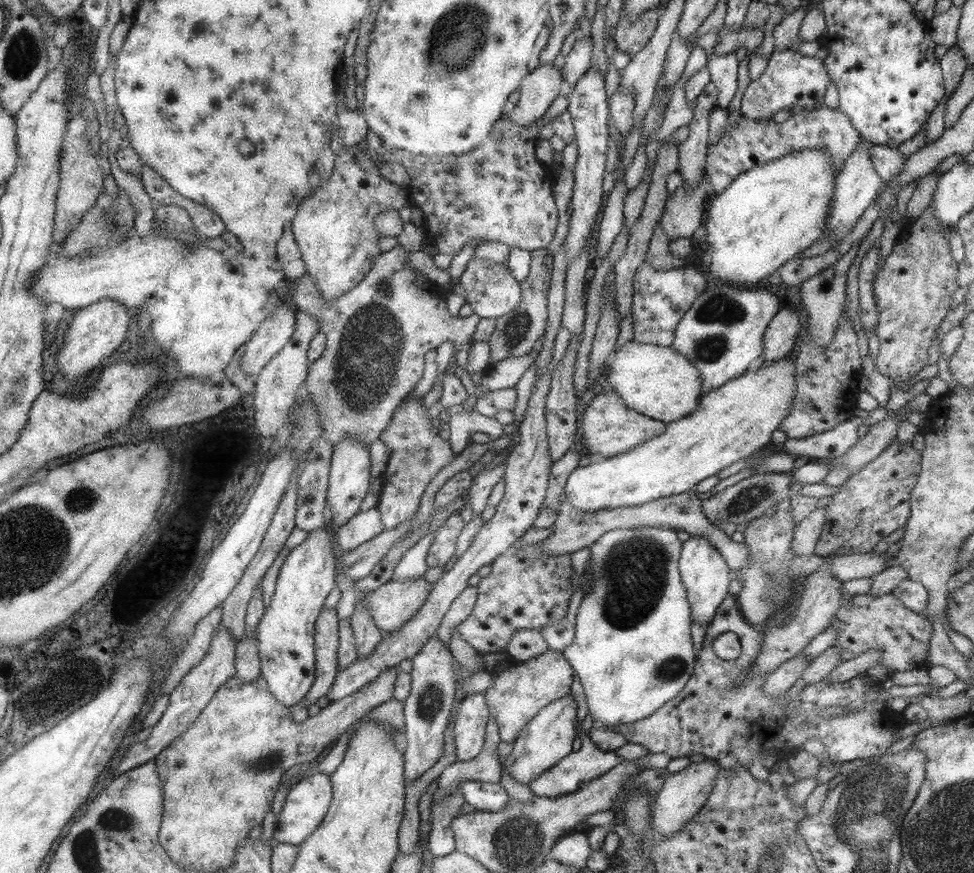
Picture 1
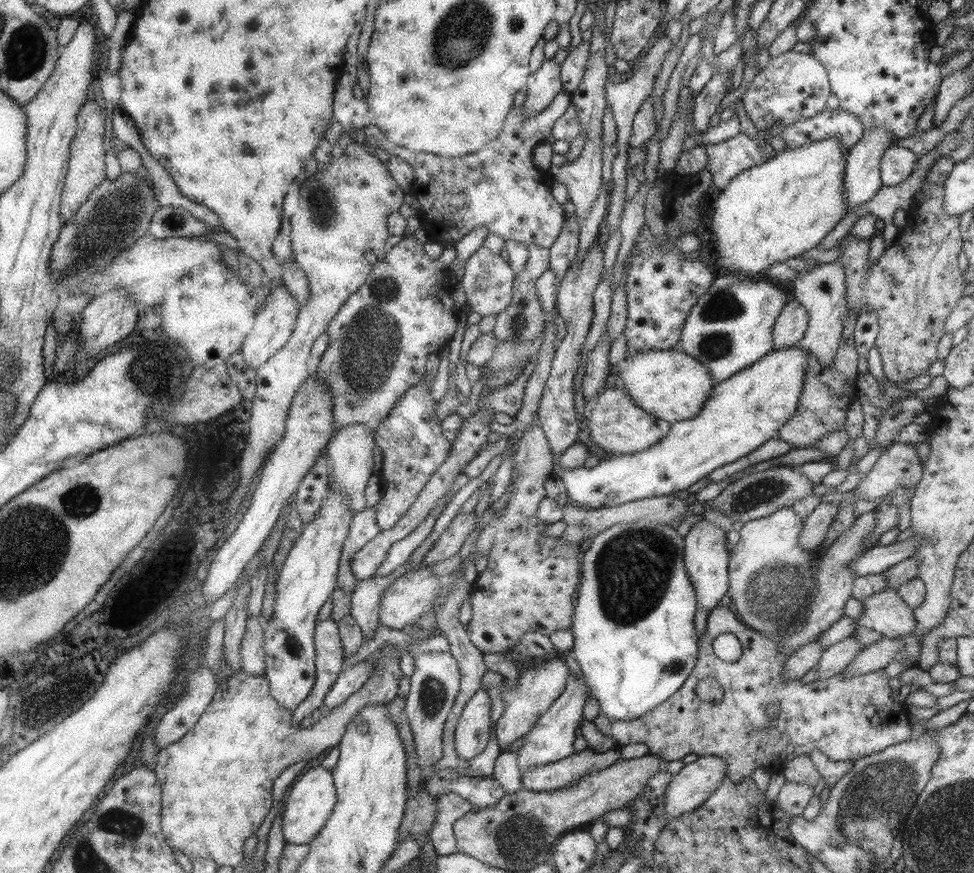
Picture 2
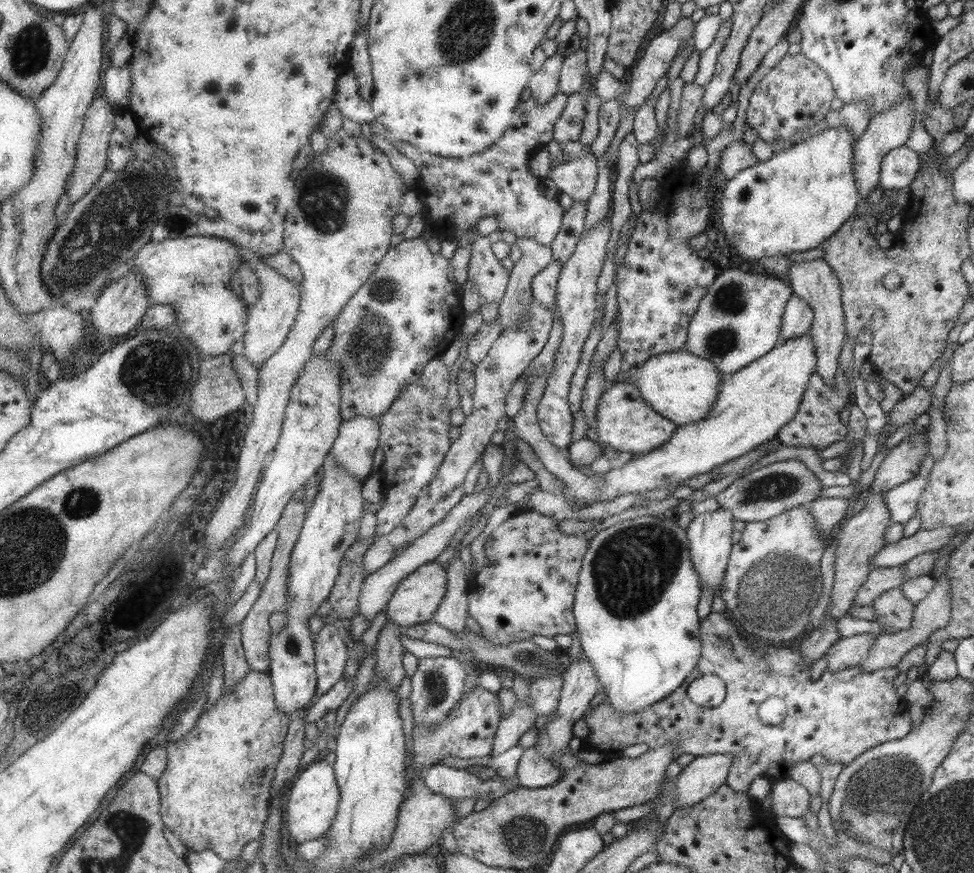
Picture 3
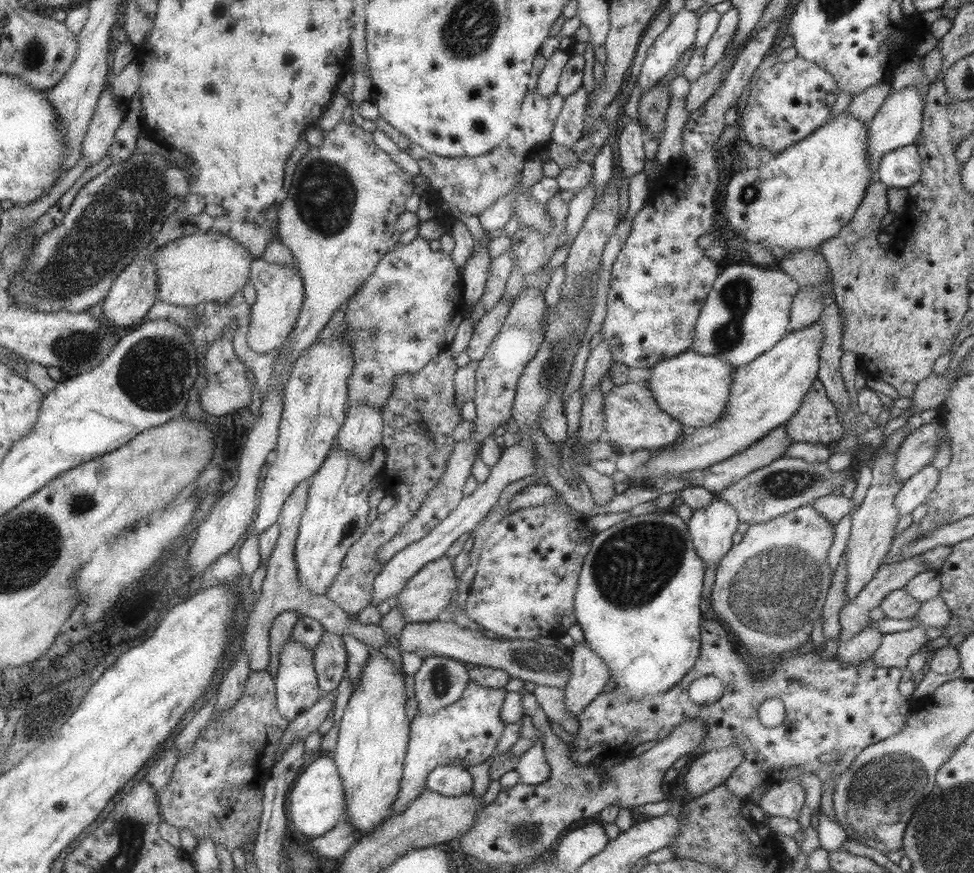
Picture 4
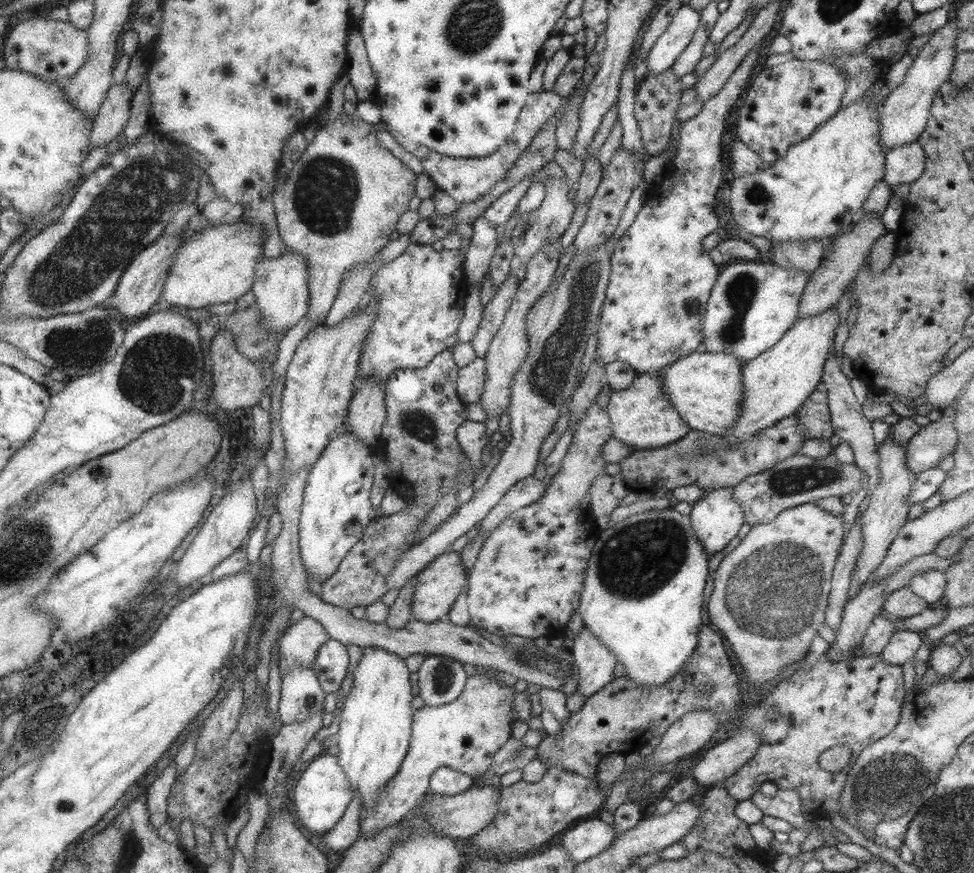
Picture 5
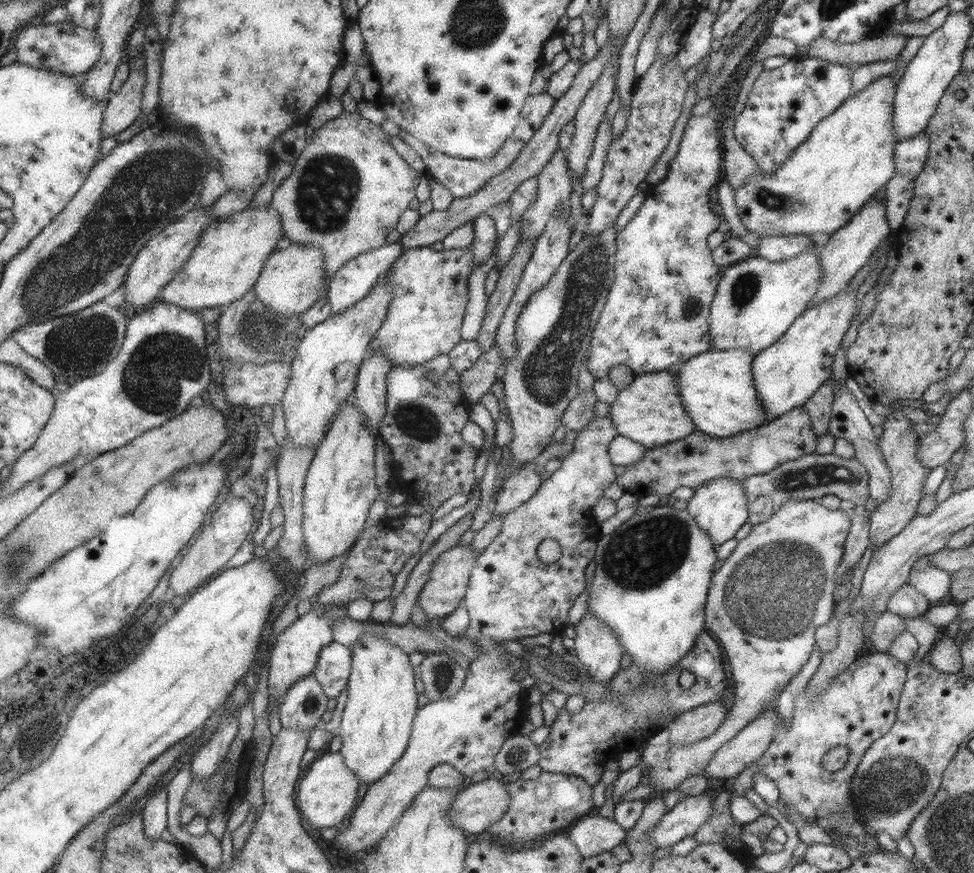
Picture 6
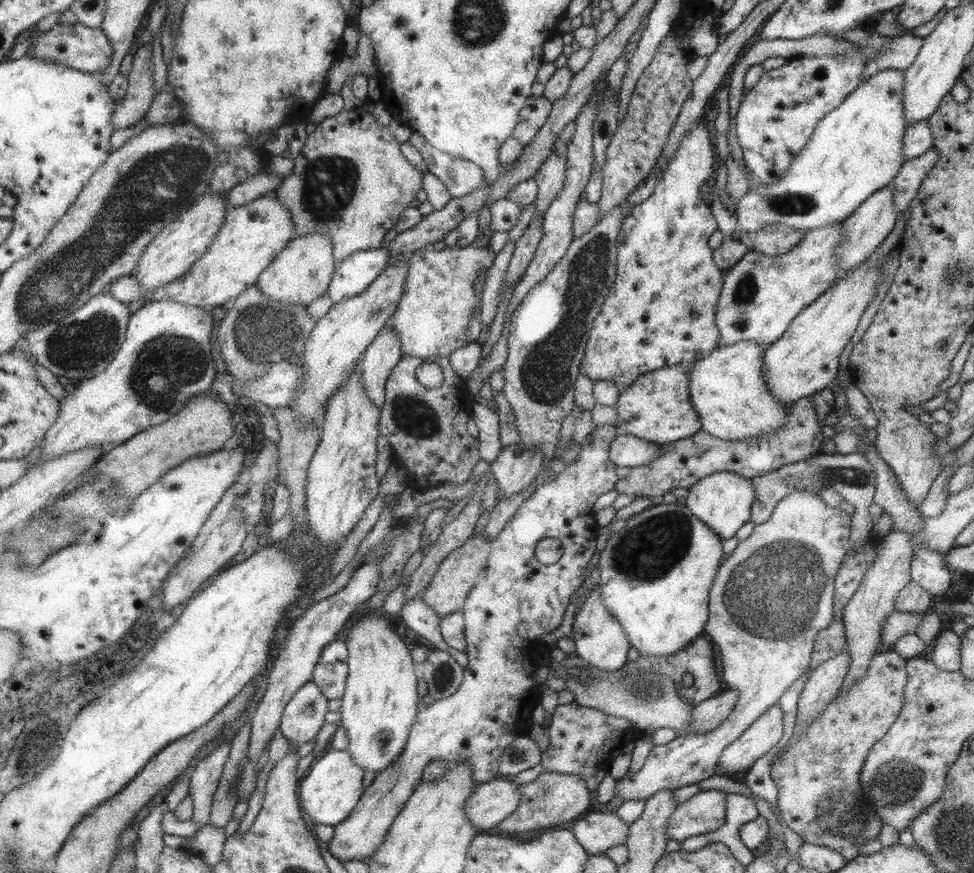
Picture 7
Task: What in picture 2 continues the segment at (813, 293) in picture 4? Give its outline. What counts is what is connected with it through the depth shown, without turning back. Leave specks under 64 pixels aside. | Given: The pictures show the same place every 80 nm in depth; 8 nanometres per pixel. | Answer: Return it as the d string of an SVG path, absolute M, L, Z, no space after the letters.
M797 299L784 304L773 325L771 352L797 345L808 325L808 312Z

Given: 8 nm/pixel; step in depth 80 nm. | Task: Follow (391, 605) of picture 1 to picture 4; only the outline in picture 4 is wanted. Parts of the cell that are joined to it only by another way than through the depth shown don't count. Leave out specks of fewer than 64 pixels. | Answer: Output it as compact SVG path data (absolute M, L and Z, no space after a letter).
M441 556L437 560L425 564L401 589L397 594L397 606L401 608L401 614L405 622L432 622L438 621L437 616L449 607L453 598L453 591L457 587L457 578L453 572L453 564L447 556Z

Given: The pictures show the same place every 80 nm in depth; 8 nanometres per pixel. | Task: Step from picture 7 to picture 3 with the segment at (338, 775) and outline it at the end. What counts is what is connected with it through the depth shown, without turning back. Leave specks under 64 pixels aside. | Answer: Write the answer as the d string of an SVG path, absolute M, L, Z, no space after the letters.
M315 759L304 766L289 788L285 806L286 830L291 839L301 843L325 835L337 814L339 797L339 789L331 763L325 759Z

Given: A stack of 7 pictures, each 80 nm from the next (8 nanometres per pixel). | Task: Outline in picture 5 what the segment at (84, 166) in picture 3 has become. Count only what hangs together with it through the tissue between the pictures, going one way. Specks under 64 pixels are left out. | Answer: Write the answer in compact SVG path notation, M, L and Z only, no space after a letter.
M111 84L91 125L89 142L92 149L108 144L123 131L129 118L133 92L129 86Z

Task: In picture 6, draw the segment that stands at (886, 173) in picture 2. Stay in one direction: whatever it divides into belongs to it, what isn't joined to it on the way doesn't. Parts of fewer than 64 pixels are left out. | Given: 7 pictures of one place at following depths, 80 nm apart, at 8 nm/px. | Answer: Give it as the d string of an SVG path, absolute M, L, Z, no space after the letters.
M925 132L896 142L894 150L894 174L916 176L921 172L928 155L929 140Z

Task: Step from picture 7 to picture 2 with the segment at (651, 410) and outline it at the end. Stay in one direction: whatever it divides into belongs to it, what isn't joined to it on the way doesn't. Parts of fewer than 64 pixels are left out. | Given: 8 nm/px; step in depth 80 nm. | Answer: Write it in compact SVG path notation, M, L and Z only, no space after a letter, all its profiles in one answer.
M620 385L605 388L595 397L593 405L586 411L589 439L606 454L633 454L645 450L663 438L671 425L670 422L641 410L627 393Z

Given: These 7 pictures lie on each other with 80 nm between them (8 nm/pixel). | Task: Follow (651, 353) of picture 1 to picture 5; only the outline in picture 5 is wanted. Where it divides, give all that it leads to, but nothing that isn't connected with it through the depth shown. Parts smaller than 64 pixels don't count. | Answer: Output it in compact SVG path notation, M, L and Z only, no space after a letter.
M699 350L691 353L686 354L685 356L678 358L675 362L669 364L666 368L661 368L657 374L659 374L660 379L662 380L663 389L663 396L669 400L670 405L673 405L673 408L677 411L677 414L685 421L685 424L693 430L700 430L702 433L709 433L712 435L719 435L723 434L736 423L736 420L739 418L740 415L740 404L742 401L742 368L745 362L741 359L733 358L731 354L723 354L723 353L710 353L710 352L701 352Z

